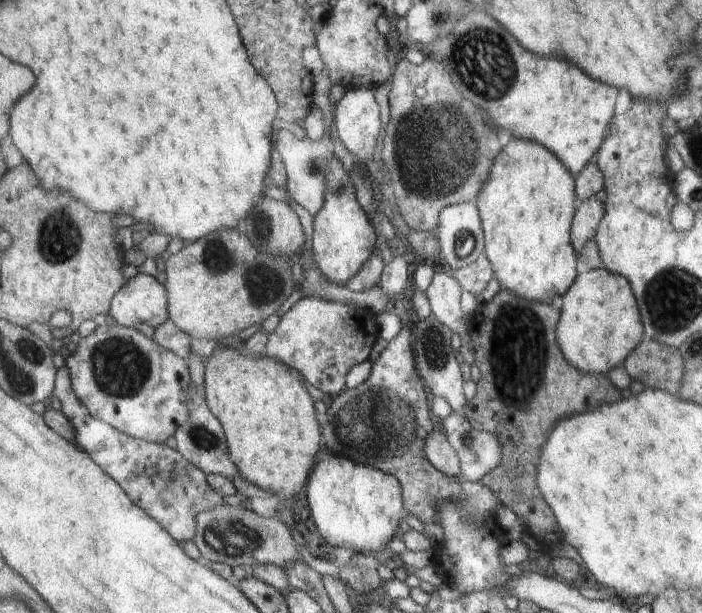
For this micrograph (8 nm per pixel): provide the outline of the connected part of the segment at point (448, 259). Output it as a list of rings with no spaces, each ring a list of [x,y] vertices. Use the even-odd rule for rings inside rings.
[[[474,204],[450,205],[442,210],[436,228],[441,261],[455,271],[472,265],[485,252],[485,238]]]

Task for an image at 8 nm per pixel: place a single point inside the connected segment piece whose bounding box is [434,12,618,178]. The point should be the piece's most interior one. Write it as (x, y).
(551, 102)

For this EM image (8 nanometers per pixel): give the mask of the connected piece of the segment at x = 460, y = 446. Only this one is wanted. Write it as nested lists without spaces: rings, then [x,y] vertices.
[[[452,412],[440,425],[458,455],[462,478],[480,481],[500,464],[499,440],[489,432],[478,430],[464,414]]]

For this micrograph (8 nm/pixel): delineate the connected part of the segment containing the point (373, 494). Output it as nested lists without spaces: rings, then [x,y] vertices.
[[[330,456],[328,460],[319,460],[314,476],[310,477],[308,500],[325,542],[352,548],[356,553],[386,556],[386,544],[390,544],[405,507],[400,485],[393,475],[348,459]]]

